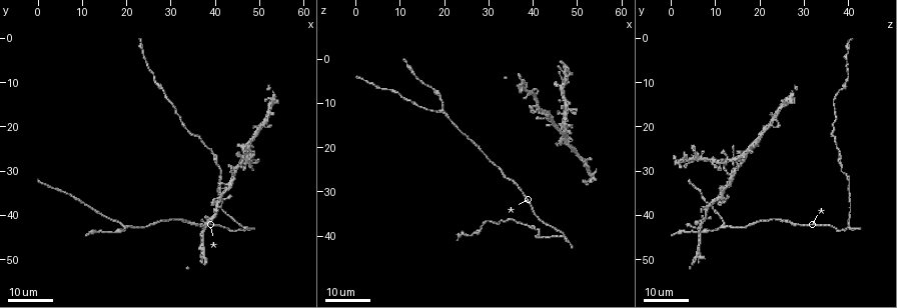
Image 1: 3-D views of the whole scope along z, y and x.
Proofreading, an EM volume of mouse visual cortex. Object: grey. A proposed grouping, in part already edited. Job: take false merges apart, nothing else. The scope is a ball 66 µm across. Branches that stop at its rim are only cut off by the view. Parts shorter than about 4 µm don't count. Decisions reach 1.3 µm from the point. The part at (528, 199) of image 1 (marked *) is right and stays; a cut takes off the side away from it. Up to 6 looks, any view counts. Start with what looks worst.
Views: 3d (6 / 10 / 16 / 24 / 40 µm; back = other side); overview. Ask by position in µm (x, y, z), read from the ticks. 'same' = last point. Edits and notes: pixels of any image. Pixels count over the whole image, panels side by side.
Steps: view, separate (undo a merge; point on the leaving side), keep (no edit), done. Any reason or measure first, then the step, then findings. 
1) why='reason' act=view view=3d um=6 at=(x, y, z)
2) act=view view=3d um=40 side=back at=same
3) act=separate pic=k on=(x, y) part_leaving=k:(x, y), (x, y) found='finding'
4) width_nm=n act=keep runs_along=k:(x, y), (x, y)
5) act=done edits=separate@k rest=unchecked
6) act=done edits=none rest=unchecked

act=view view=3d um=16 at=(19.0, 42.5, 12.0)

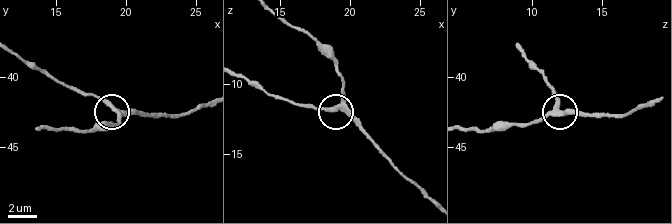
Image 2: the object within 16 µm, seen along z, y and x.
act=view view=3d um=6 at=(19.2, 42.0, 11.6)

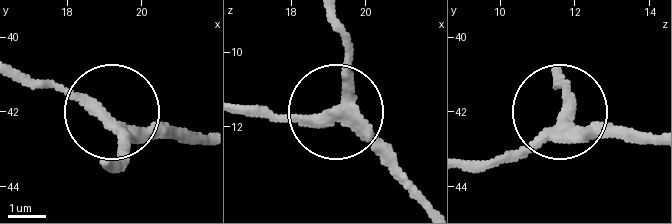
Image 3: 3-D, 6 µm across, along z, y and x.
act=keep runs_along=3:(652, 135), (585, 135), (556, 122), (483, 170) found='one cell here'

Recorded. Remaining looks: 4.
act=view view=3d um=24 at=(46.0, 27.5, 15.5)

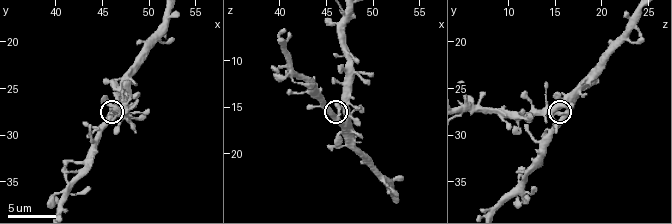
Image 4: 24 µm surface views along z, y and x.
act=view view=3d um=6 at=(46.0, 27.6, 16.0)

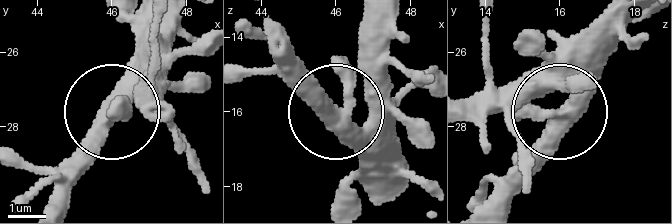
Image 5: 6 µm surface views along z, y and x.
act=keep found='continuous, no second cell'

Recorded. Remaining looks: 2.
why='calibre changes' act=view view=3d um=16 at=(18.0, 43.5, 6.5)

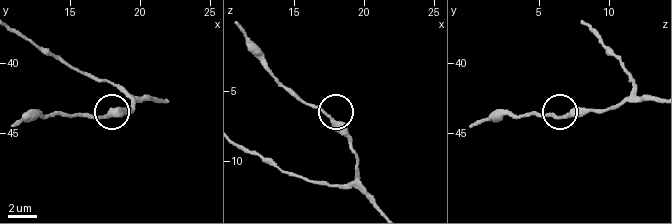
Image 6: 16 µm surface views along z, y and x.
act=view view=3d um=10 at=(17.6, 43.8, 6.8)

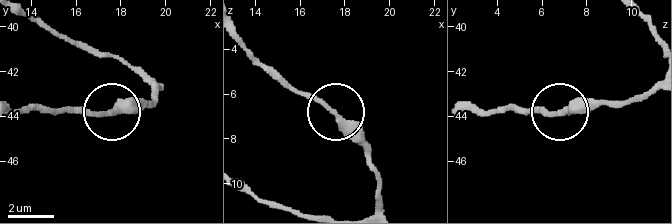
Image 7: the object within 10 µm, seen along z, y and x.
act=keep runs_along=7:(383, 206), (383, 189), (366, 143), (276, 70) found='all the same cell'

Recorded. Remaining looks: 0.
act=done edits=none rest=unchecked

